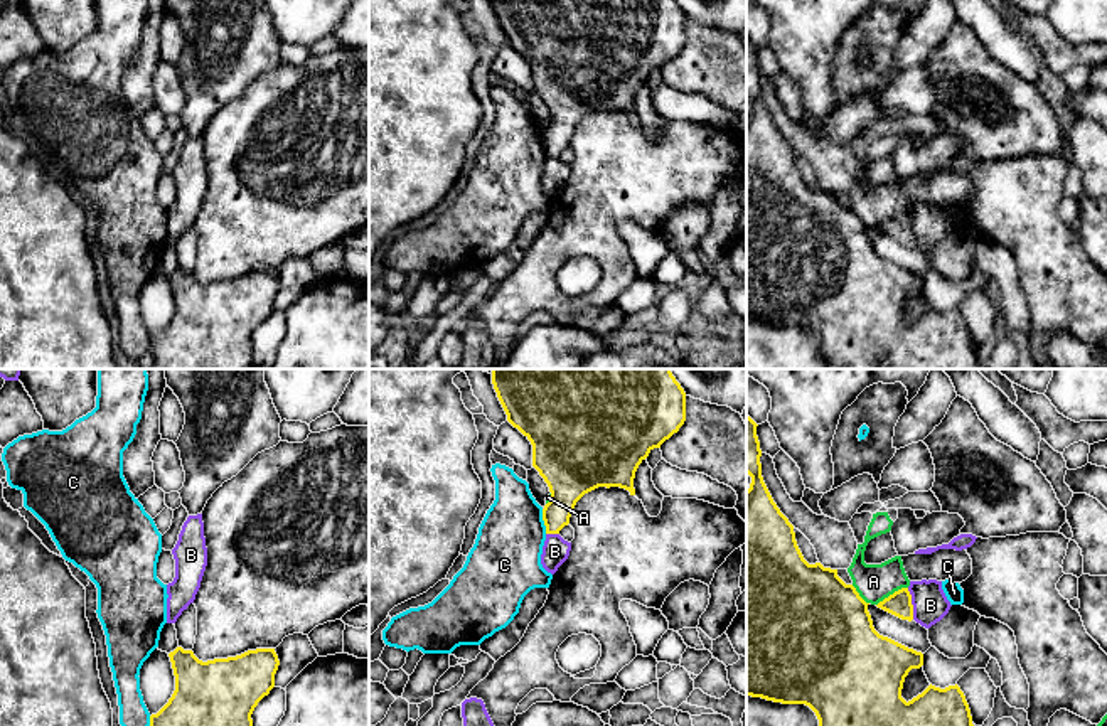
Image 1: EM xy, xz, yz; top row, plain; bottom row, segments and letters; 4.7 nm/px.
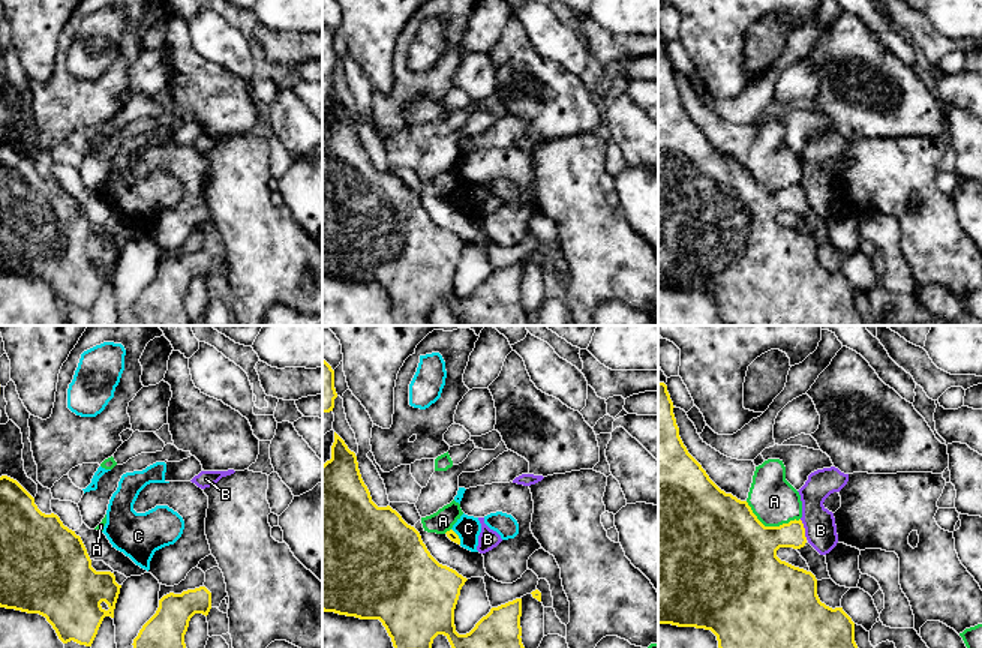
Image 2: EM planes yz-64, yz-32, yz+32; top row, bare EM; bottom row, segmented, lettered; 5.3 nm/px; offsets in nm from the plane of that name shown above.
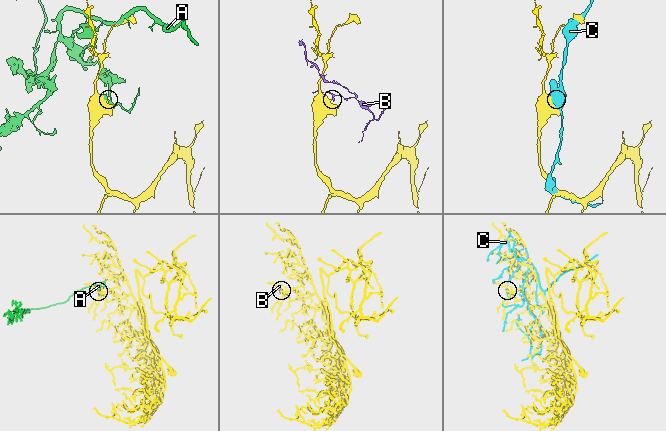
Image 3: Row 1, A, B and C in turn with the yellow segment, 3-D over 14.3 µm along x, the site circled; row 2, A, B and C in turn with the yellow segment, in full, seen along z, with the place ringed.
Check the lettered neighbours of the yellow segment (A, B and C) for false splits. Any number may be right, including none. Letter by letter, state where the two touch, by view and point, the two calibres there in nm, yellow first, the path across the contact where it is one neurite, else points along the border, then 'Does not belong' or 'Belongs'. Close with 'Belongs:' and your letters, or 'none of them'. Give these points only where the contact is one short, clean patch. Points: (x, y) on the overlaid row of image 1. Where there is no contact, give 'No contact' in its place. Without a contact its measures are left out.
A: Touches yellow at yz (893, 593). Thickness 120 nm (yellow) against 180 nm. Boundary: yz (907, 587), (890, 593), (877, 605). Does not belong
B: Touches yellow at yz (910, 603). Thickness 120 nm (yellow) against 170 nm. Boundary: yz (907, 588), (912, 598), (914, 619). Does not belong
C: Touches yellow at xz (543, 519). Thickness 220 nm (yellow) against 320 nm. Does not belong
Belongs: none of them

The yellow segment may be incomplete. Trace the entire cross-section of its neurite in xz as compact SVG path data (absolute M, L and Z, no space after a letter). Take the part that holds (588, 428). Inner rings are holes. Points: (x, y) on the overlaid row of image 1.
M492 369L492 384L507 414L507 421L517 428L532 445L532 467L549 487L551 500L543 509L546 534L559 534L570 524L576 502L598 487L620 487L635 495L634 478L639 465L654 448L669 440L686 421L686 392L672 376L671 369Z

